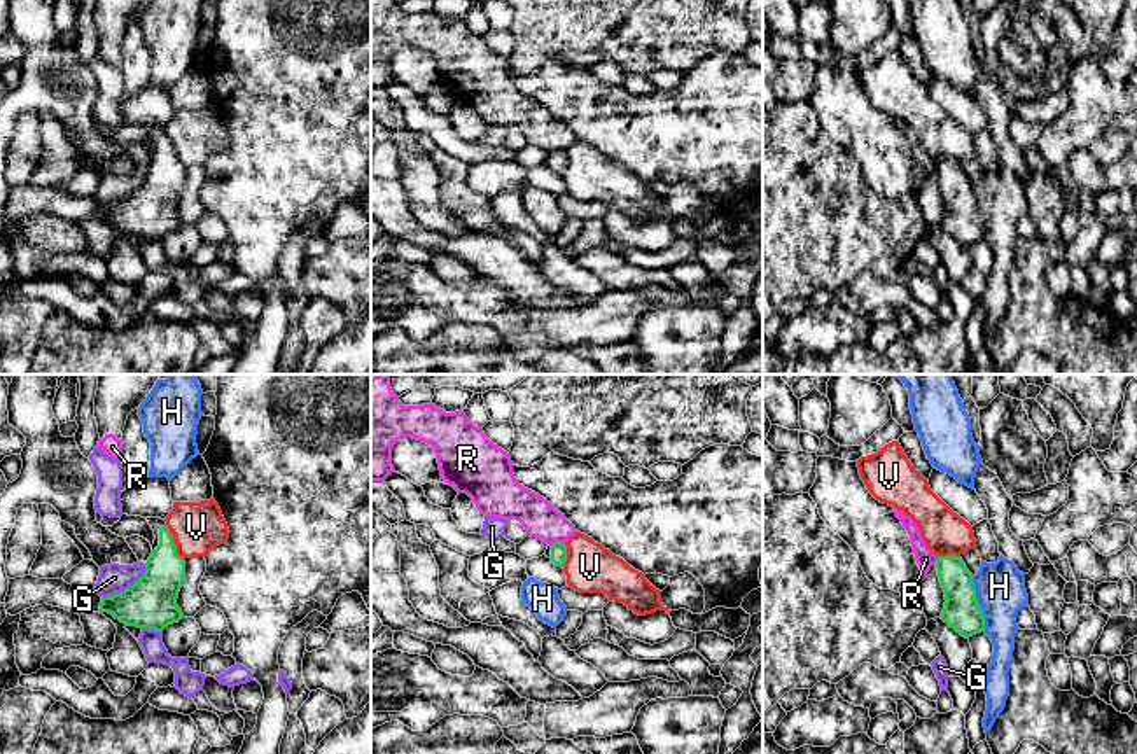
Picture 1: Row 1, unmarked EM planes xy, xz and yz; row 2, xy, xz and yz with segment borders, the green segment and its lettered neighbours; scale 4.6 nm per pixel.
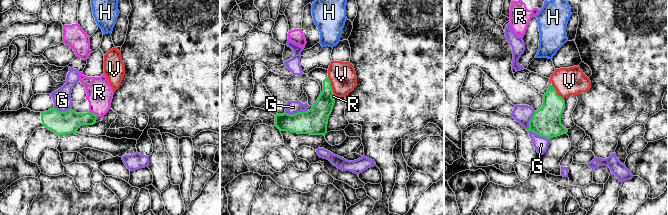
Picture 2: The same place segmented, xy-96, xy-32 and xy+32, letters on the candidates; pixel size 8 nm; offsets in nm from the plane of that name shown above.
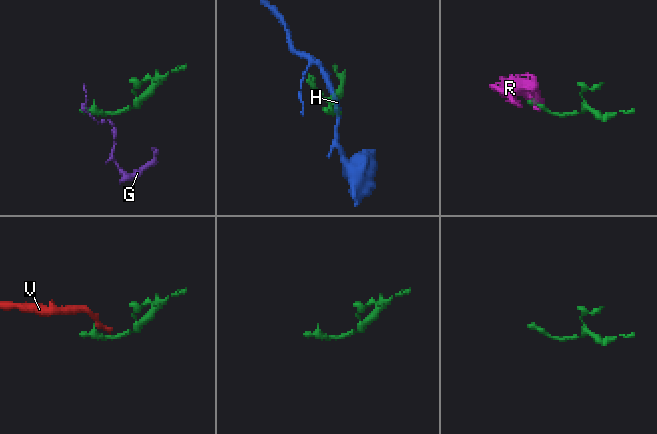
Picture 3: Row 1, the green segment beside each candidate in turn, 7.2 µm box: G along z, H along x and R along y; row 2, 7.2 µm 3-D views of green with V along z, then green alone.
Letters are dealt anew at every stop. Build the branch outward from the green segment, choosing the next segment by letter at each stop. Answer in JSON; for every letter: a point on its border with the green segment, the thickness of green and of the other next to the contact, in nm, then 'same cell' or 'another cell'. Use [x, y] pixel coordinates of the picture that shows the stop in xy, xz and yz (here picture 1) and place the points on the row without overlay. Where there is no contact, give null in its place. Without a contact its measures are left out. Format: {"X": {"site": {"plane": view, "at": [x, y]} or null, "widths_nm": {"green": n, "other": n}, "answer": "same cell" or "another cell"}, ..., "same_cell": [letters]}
{"G": {"site": {"plane": "xy", "at": [128, 196]}, "widths_nm": {"green": 240, "other": 140}, "answer": "another cell"}, "H": {"site": {"plane": "yz", "at": [978, 212]}, "widths_nm": {"green": 170, "other": 220}, "answer": "another cell"}, "R": {"site": {"plane": "xz", "at": [557, 151]}, "widths_nm": {"green": 80, "other": 170}, "answer": "another cell"}, "V": {"site": {"plane": "xy", "at": [174, 151]}, "widths_nm": {"green": 200, "other": 240}, "answer": "another cell"}, "same_cell": []}

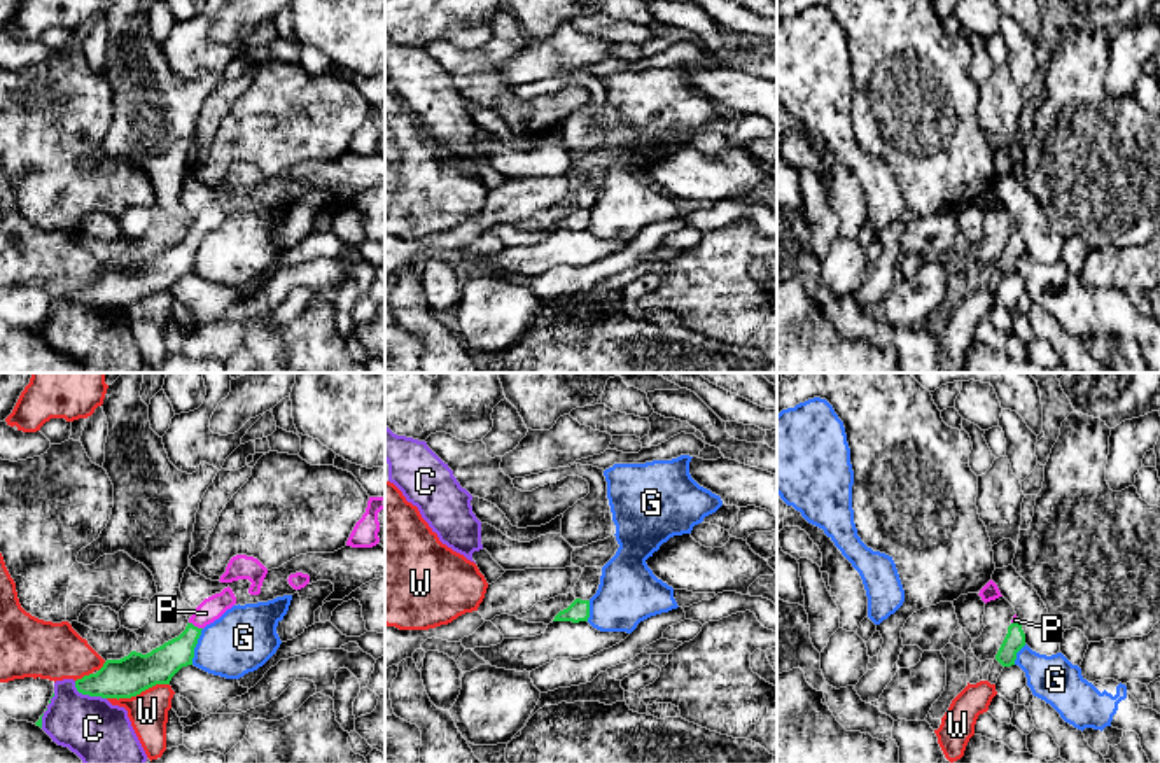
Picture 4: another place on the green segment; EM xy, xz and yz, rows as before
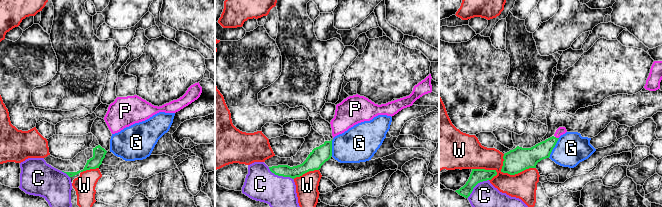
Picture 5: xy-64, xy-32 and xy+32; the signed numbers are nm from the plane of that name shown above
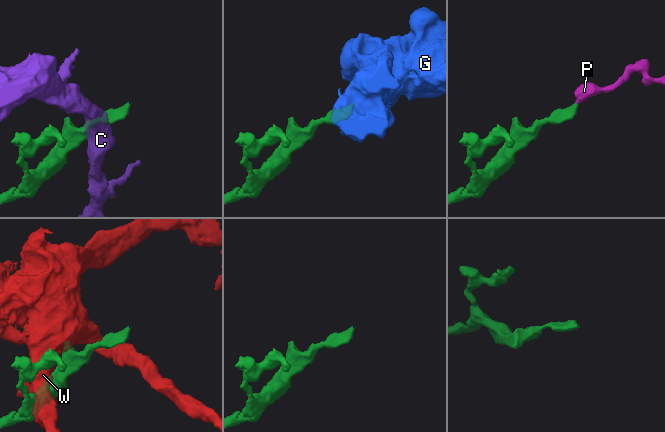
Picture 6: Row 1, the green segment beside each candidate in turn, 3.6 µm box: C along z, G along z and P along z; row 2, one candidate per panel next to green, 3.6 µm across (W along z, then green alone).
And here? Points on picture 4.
{"C": {"site": {"plane": "xy", "at": [88, 301]}, "widths_nm": {"green": 180, "other": 300}, "answer": "another cell"}, "G": {"site": {"plane": "xy", "at": [195, 254]}, "widths_nm": {"green": 160, "other": 300}, "answer": "another cell"}, "P": {"site": {"plane": "xy", "at": [196, 235]}, "widths_nm": {"green": 160, "other": 110}, "answer": "same cell"}, "W": {"site": {"plane": "xy", "at": [137, 301]}, "widths_nm": {"green": 180, "other": 180}, "answer": "another cell"}, "same_cell": ["P"]}

